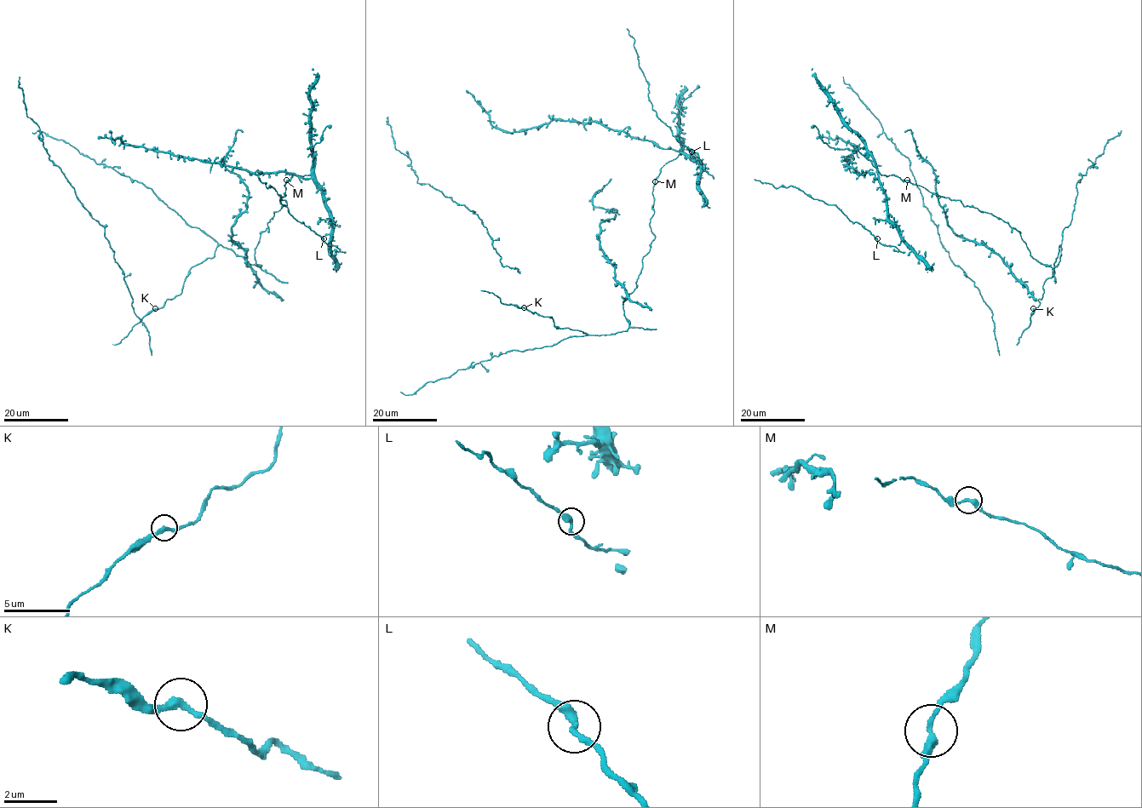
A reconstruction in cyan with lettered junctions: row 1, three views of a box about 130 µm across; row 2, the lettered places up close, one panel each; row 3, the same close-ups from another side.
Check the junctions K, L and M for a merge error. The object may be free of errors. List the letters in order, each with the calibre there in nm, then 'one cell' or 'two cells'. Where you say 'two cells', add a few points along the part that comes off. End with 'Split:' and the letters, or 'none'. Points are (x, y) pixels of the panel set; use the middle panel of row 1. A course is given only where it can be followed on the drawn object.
K: 260 nm thick; one cell
L: 300 nm thick; one cell
M: 280 nm thick; one cell
Split: none

